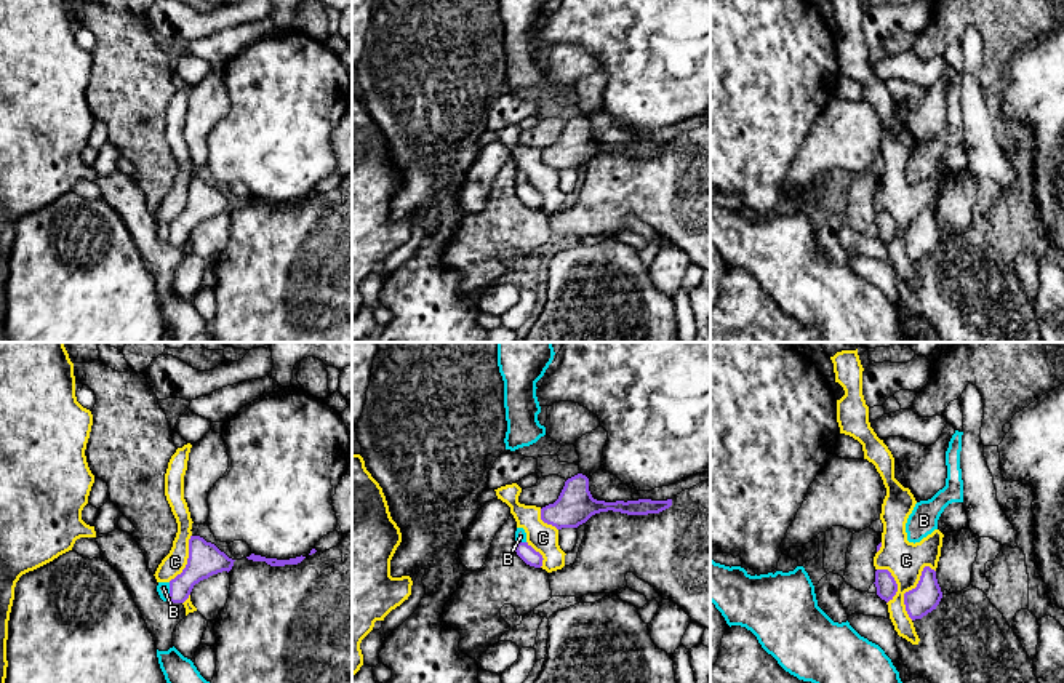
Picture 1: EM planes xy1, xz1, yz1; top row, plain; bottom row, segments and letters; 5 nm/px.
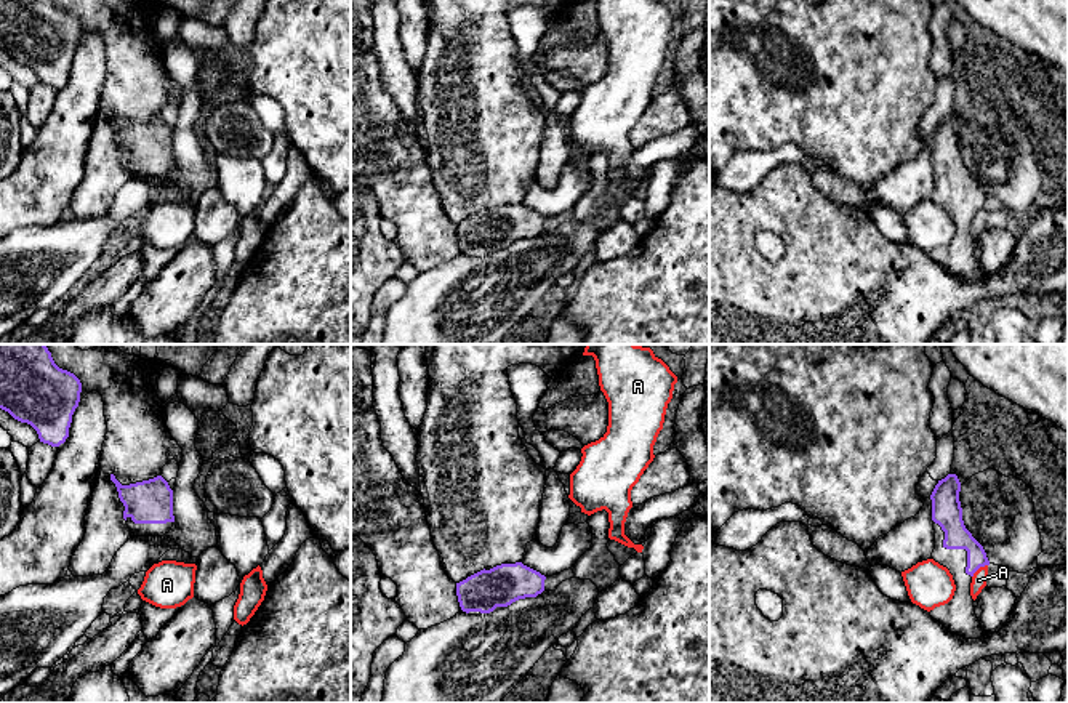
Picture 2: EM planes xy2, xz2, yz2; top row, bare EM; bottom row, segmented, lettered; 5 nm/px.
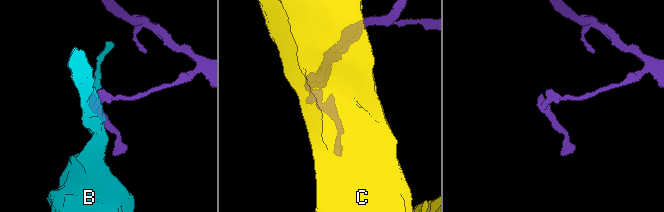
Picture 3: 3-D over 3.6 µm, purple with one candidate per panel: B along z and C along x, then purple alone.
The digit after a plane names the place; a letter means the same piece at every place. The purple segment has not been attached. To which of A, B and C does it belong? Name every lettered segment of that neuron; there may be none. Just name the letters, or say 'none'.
none

